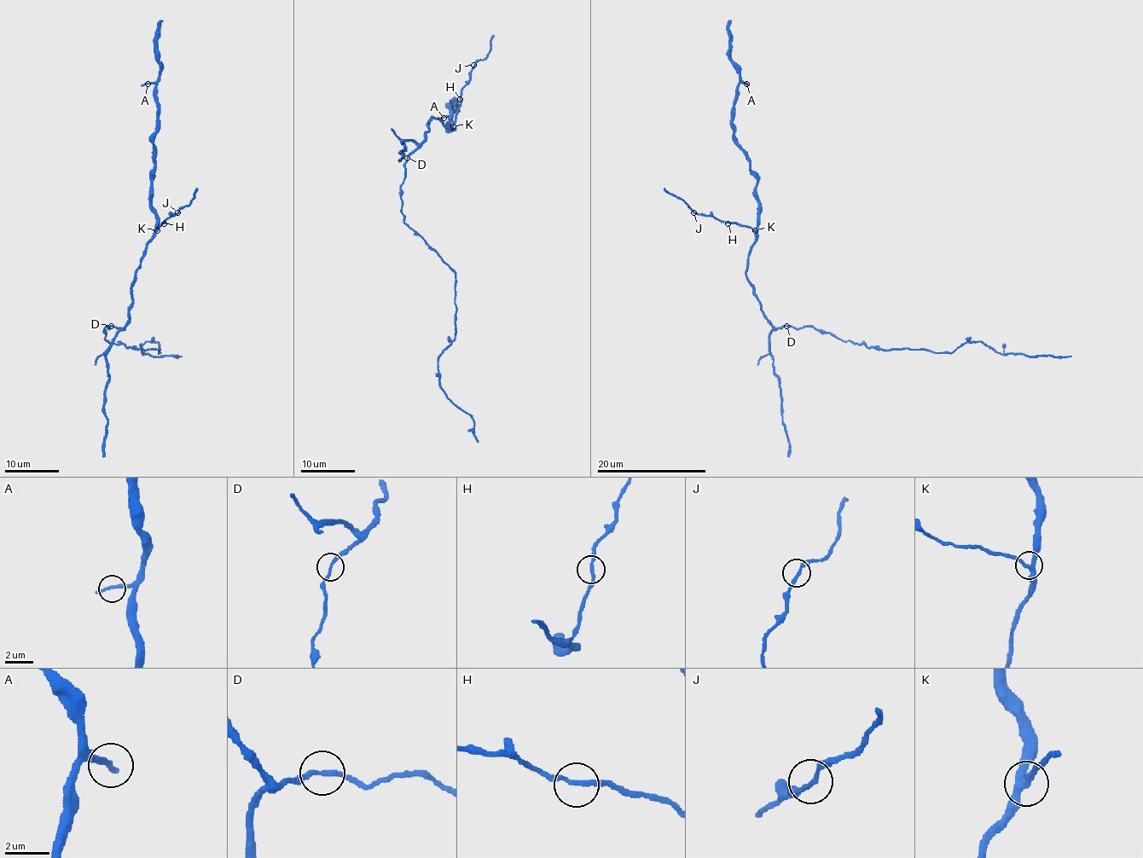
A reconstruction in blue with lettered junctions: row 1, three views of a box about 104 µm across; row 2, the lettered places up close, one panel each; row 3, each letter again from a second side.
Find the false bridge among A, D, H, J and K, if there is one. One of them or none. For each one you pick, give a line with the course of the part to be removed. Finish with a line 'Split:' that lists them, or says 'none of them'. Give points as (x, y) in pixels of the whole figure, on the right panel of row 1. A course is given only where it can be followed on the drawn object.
Split: none of them

